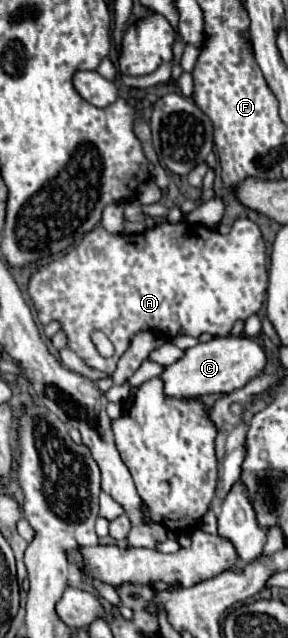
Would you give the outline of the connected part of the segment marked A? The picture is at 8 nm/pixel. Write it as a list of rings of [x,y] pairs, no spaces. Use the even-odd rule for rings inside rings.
[[[238,219],[228,235],[220,235],[214,229],[204,229],[202,225],[192,225],[188,221],[160,223],[140,235],[110,235],[102,227],[96,227],[82,237],[78,247],[36,271],[36,275],[30,279],[28,293],[42,325],[48,325],[54,319],[60,321],[62,331],[68,335],[68,347],[90,367],[112,375],[116,361],[128,349],[130,339],[138,331],[160,331],[166,337],[198,337],[202,333],[224,337],[232,331],[234,321],[248,319],[260,311],[266,285],[266,241],[262,239],[262,233],[254,221]],[[94,329],[104,331],[114,343],[116,353],[110,359],[100,357],[92,345],[90,333]]]

